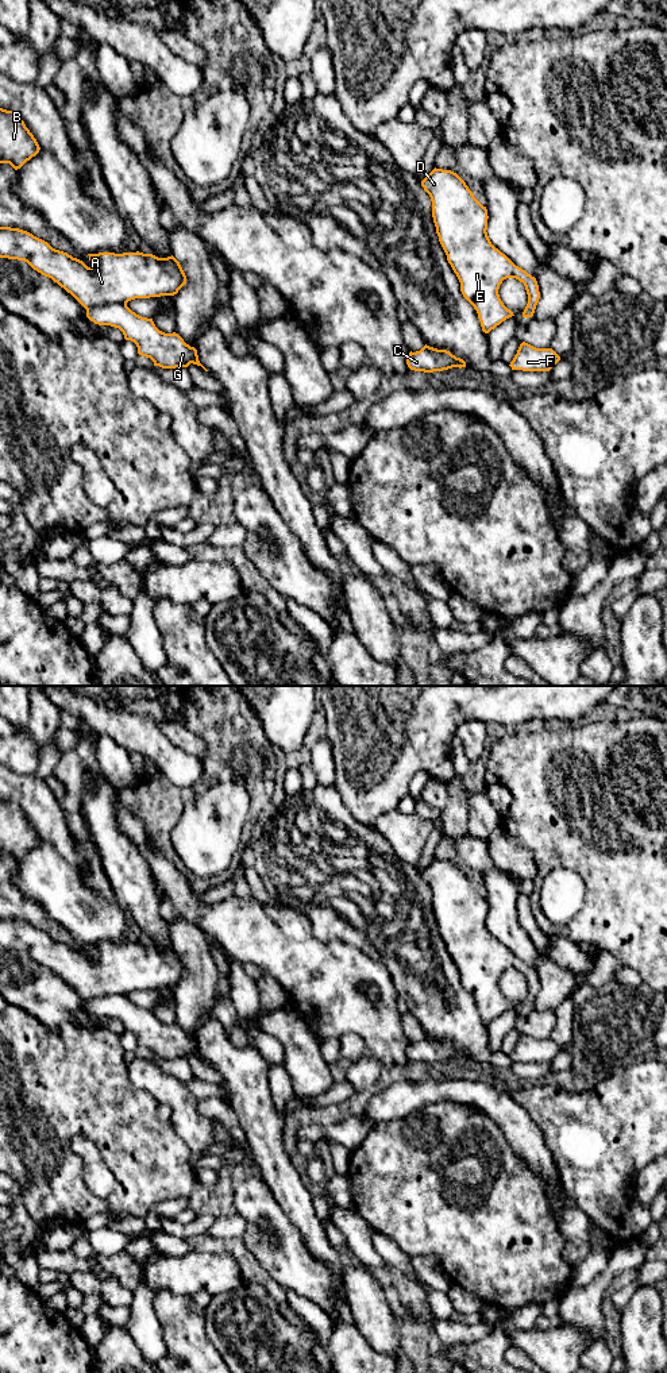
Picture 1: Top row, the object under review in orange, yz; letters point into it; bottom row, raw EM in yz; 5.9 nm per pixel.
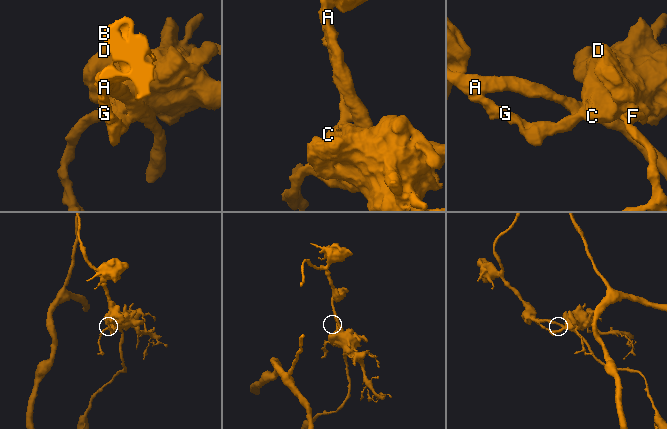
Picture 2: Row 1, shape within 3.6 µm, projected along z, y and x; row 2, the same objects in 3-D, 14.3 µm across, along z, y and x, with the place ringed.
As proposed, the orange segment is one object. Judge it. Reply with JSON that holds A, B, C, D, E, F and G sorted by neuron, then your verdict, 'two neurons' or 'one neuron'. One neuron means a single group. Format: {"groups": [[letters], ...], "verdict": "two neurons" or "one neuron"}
{"groups": [["A", "B"], ["C", "D", "E", "F", "G"]], "verdict": "two neurons"}

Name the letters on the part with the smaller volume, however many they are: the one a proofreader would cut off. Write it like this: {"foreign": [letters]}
{"foreign": ["C", "D", "E", "F", "G"]}

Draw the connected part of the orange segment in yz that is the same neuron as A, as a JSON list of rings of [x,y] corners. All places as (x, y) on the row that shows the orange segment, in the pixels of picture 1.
[[[0,227],[0,258],[27,262],[34,270],[51,278],[70,293],[86,311],[93,306],[112,302],[127,304],[135,298],[174,296],[186,284],[186,275],[180,262],[171,255],[158,258],[143,252],[99,252],[88,254],[92,263],[88,267],[82,261],[68,252],[53,248],[47,242],[32,234],[11,227]]]

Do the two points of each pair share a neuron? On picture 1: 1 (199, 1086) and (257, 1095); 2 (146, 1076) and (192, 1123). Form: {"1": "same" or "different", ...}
{"1": "different", "2": "same"}

